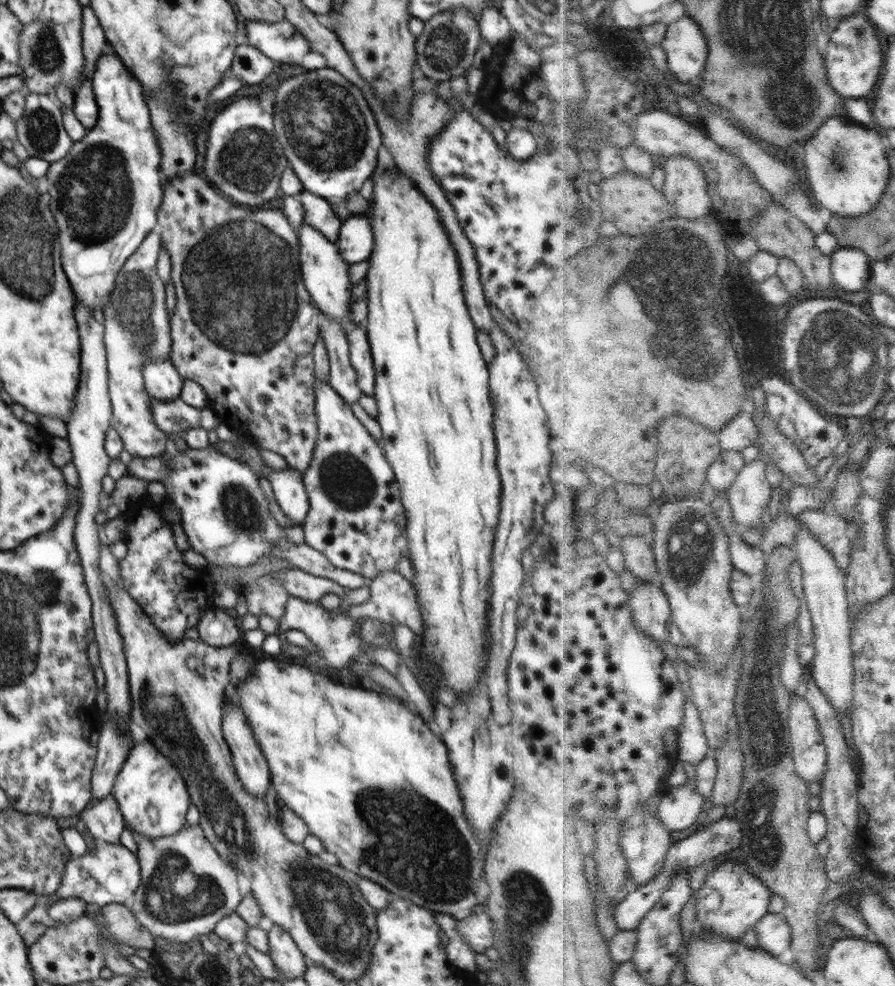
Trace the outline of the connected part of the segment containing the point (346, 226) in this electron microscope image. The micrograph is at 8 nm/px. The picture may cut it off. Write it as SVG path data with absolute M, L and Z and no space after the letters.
M354 216L343 221L336 245L350 265L368 261L375 246L373 228L367 216Z

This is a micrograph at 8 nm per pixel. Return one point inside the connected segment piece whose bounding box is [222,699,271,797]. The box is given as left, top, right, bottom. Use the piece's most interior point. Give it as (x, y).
(252, 769)

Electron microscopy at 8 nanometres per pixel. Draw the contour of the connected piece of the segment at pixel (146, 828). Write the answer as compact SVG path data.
M150 740L135 743L128 753L122 768L115 778L115 786L112 794L116 797L118 810L124 818L126 828L130 828L136 837L146 838L146 840L158 840L178 834L187 826L188 810L191 806L191 798L180 771L173 765L173 762L158 752L156 746L152 746Z

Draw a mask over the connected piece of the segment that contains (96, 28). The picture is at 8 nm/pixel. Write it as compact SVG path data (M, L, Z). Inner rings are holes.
M84 5L82 7L82 40L83 55L85 58L85 80L91 80L96 66L96 61L106 50L111 50L112 46L107 42L103 28L95 12Z

